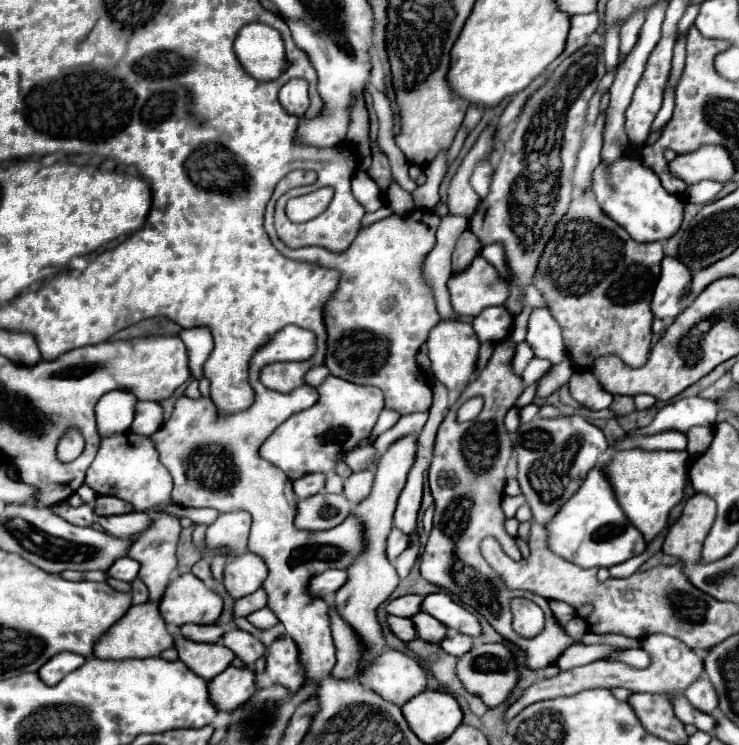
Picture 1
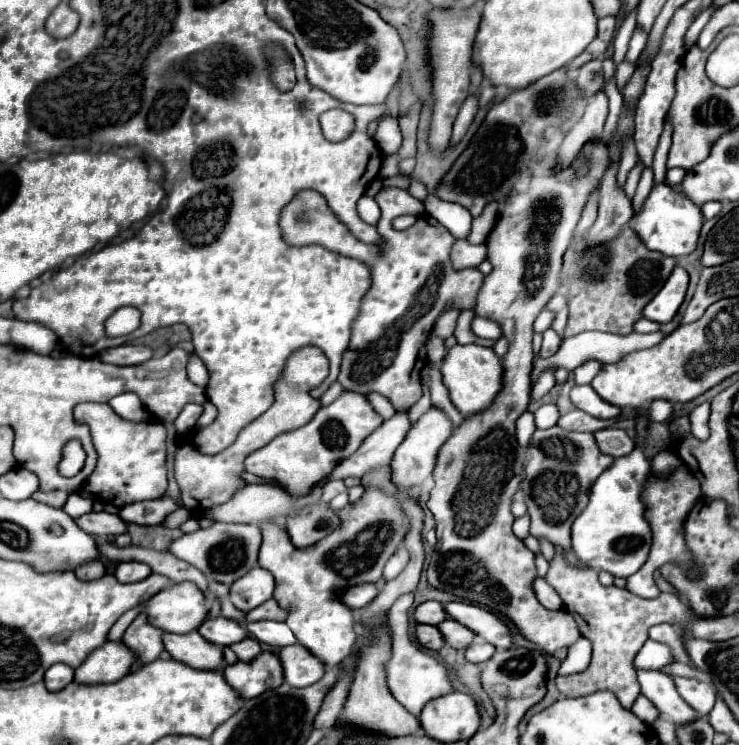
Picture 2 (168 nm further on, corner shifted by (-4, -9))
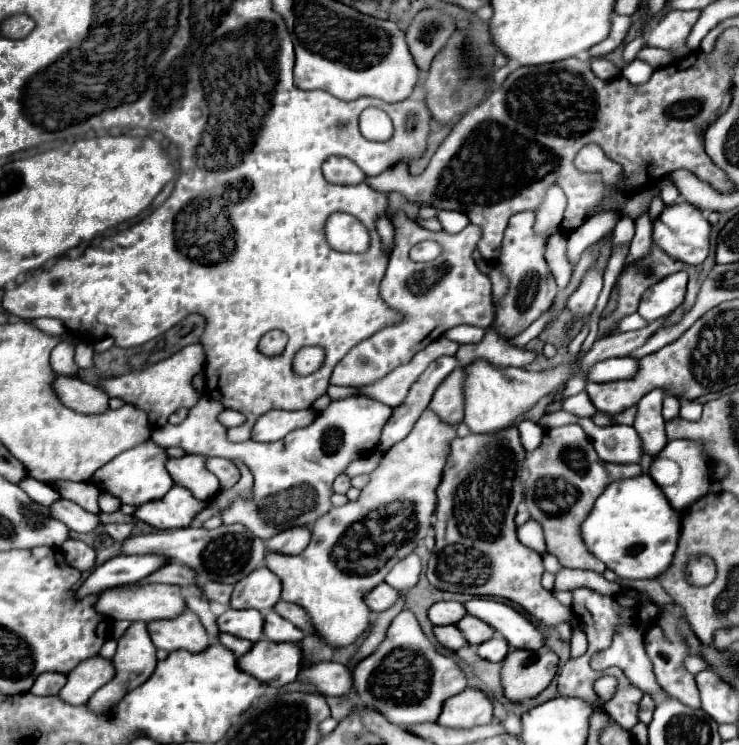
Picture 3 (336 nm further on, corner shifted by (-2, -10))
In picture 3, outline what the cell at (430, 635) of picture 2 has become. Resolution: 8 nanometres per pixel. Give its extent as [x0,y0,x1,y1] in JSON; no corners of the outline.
[433,626,465,650]

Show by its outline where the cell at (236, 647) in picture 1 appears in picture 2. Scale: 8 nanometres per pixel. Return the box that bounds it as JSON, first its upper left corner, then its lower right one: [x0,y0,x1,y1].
[231,637,261,661]

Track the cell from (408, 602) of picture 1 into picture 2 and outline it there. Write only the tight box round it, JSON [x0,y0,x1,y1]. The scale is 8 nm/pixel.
[415,601,447,625]

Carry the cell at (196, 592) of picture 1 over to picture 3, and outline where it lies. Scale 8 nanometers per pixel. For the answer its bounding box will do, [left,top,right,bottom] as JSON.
[95,584,187,622]

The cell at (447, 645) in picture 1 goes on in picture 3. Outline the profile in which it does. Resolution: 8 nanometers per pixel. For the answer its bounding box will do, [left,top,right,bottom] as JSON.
[477,636,509,662]

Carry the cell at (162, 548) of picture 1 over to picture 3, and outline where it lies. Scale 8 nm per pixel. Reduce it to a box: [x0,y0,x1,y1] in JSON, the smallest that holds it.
[87,622,157,712]

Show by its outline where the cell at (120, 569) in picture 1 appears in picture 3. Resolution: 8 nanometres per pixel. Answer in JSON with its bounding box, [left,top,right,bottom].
[77,554,167,596]

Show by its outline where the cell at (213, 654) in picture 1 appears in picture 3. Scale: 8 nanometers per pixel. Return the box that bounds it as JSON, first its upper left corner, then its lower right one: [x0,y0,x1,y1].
[147,610,211,654]

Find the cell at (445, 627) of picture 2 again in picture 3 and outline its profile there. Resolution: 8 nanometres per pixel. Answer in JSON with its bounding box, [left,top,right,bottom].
[455,616,495,646]

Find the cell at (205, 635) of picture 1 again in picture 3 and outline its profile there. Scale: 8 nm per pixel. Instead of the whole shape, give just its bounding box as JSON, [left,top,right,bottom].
[217,610,263,642]

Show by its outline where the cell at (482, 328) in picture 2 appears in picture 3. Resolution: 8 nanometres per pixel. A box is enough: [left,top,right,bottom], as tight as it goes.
[445,324,485,344]

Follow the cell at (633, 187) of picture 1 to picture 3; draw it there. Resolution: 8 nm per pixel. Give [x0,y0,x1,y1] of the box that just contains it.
[653,202,709,264]

